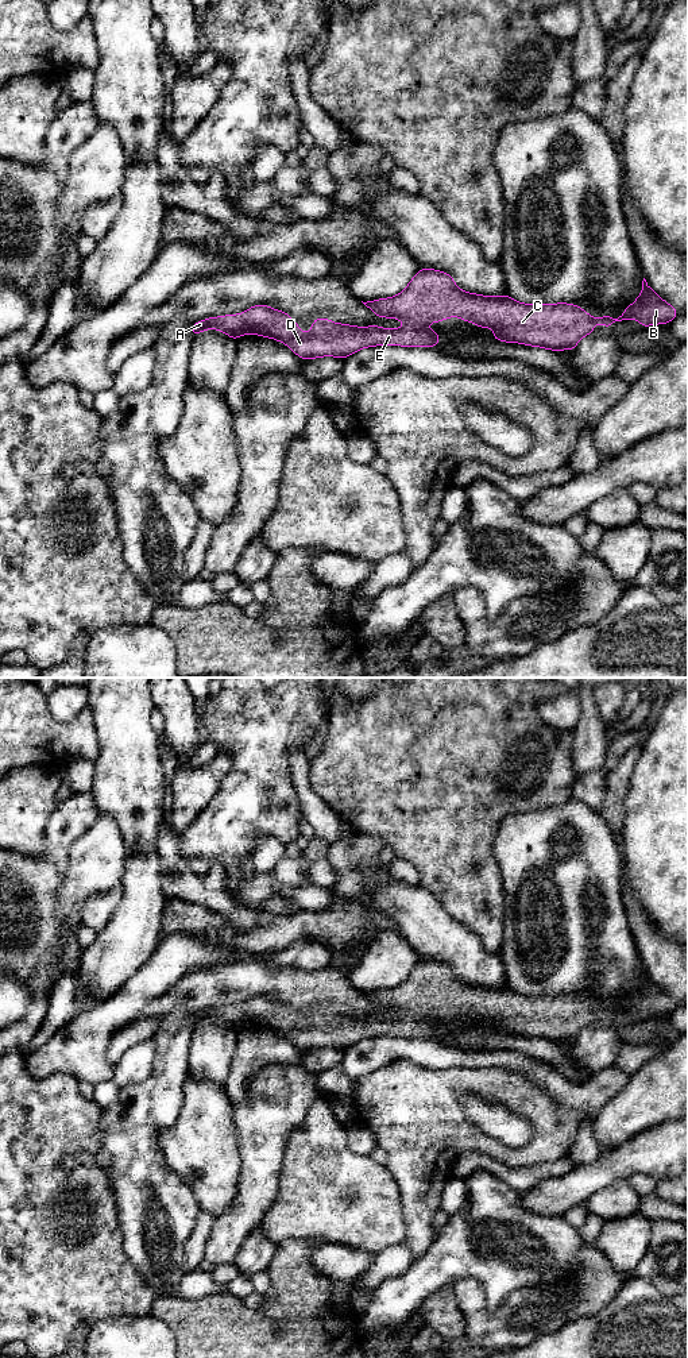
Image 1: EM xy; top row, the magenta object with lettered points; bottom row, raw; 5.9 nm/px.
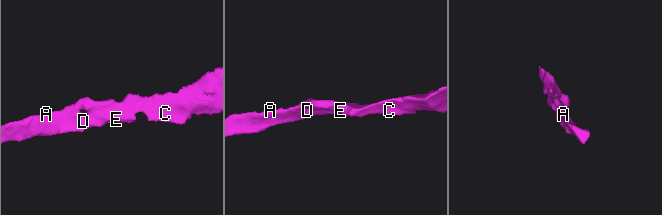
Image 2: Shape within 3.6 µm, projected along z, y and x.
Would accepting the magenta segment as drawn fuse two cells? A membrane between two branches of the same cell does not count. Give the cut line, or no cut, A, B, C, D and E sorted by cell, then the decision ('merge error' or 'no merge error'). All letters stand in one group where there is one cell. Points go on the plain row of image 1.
cut none; groups A B C D E; no merge error

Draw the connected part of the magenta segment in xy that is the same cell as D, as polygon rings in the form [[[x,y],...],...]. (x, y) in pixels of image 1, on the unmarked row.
[[[422,958],[409,973],[406,980],[395,988],[367,992],[363,995],[378,1008],[403,1011],[406,1016],[399,1021],[387,1021],[378,1016],[353,1018],[332,1014],[325,1008],[318,1008],[312,1012],[312,1022],[302,1025],[299,1022],[299,1016],[287,1004],[273,1000],[268,996],[254,996],[240,1006],[209,1008],[197,1012],[192,1018],[192,1027],[194,1029],[204,1021],[220,1021],[235,1031],[244,1025],[252,1025],[285,1034],[304,1052],[320,1048],[337,1048],[340,1050],[345,1050],[362,1039],[382,1035],[433,1039],[441,1033],[440,1025],[432,1023],[429,1019],[420,1019],[415,1015],[422,1014],[429,1018],[432,1012],[441,1014],[451,1007],[457,1007],[464,1012],[475,1014],[479,1019],[492,1018],[494,1031],[522,1034],[525,1037],[548,1039],[557,1043],[560,1041],[575,1041],[577,1033],[583,1027],[594,1023],[595,1015],[603,1015],[604,1018],[611,1019],[615,1012],[637,1008],[639,1011],[639,1016],[643,1019],[648,1016],[670,1014],[679,1006],[676,999],[665,994],[650,980],[645,969],[642,972],[642,984],[618,1010],[612,1010],[607,1004],[600,1010],[595,1010],[579,996],[567,994],[527,996],[513,991],[507,985],[490,988],[463,983],[456,977],[449,965]]]

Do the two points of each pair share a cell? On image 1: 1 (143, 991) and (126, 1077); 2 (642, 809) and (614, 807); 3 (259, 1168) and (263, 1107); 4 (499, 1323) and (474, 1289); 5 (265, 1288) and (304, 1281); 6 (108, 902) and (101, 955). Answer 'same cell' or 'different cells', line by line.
1: different cells
2: different cells
3: same cell
4: same cell
5: different cells
6: different cells

